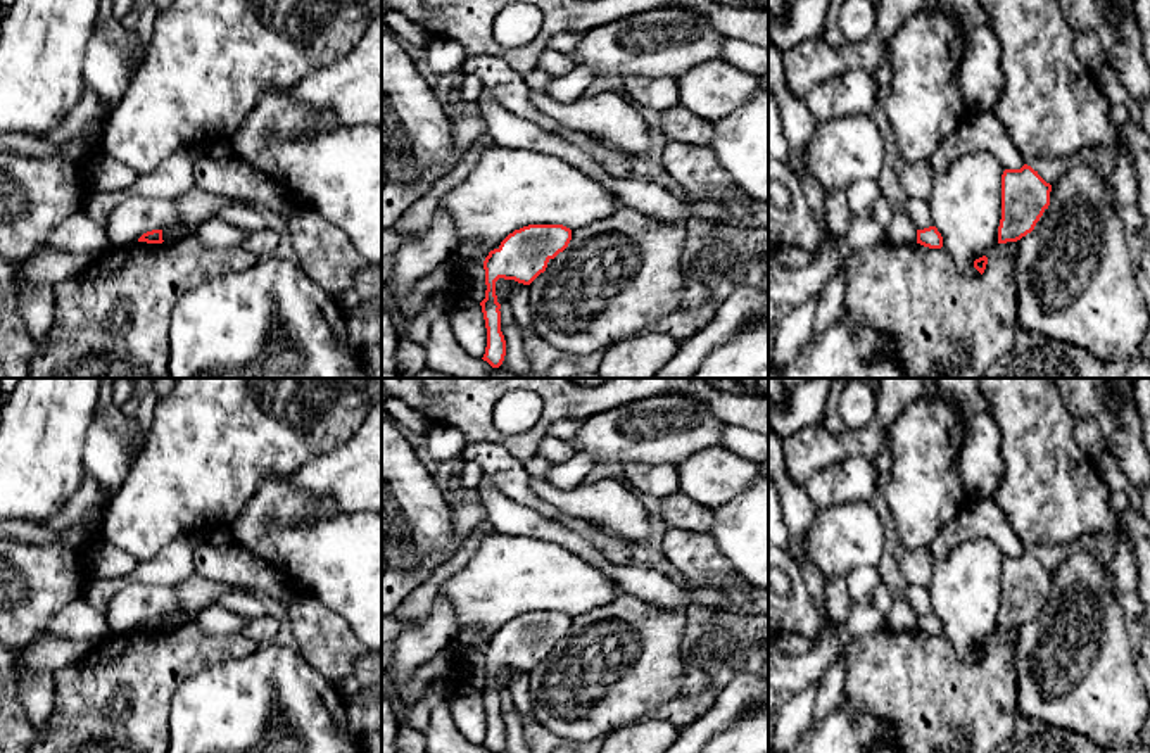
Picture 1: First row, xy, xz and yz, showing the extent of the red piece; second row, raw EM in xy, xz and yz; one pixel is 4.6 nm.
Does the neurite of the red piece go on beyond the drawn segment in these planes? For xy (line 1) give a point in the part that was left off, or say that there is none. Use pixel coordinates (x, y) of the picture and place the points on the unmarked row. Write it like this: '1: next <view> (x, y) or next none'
1: next none

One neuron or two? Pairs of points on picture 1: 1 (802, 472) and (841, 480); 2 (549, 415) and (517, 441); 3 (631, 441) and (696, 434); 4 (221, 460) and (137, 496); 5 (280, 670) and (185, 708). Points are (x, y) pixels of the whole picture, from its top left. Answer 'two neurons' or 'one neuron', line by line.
1: two neurons
2: one neuron
3: one neuron
4: one neuron
5: one neuron

